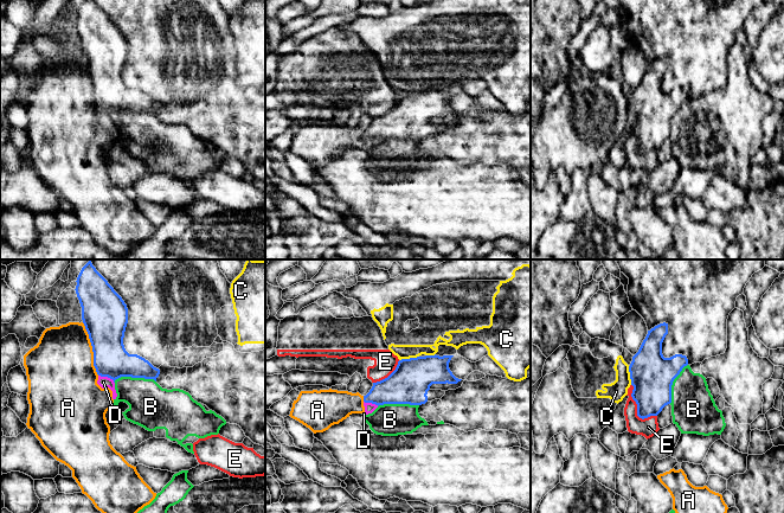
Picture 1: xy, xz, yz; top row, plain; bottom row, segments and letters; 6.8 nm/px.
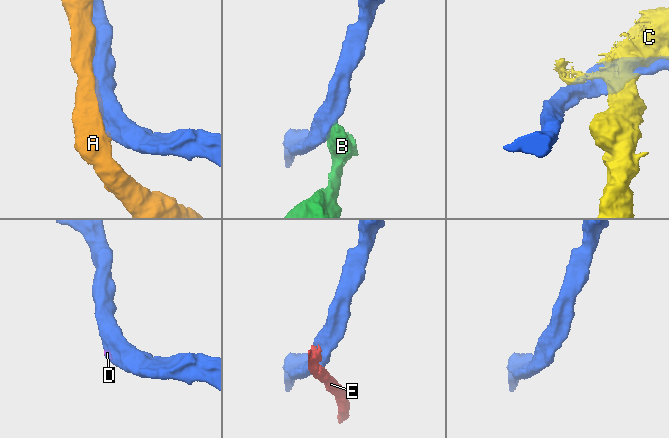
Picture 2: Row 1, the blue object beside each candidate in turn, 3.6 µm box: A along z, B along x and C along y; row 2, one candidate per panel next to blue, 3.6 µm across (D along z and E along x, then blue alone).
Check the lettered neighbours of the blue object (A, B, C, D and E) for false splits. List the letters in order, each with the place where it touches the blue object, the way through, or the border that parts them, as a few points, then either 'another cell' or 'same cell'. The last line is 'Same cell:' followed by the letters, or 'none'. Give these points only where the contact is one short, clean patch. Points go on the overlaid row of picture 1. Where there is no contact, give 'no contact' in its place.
A: contact xy (92, 348); another cell
B: contact xy (135, 377); another cell
C: contact xz (410, 358); another cell
D: contact xy (107, 376); border xy (98, 374), (109, 377), (114, 383); another cell
E: contact yz (637, 409); another cell
Same cell: none

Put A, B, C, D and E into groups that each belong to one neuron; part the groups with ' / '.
A D / B / C / E

